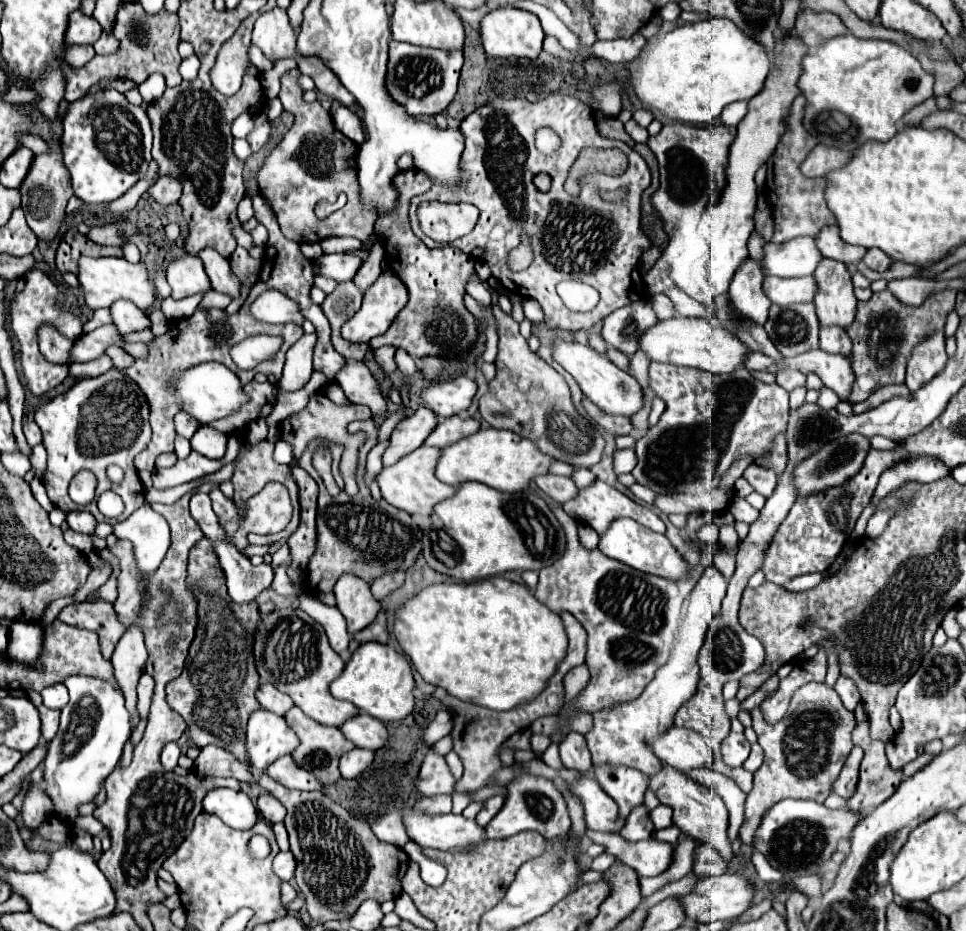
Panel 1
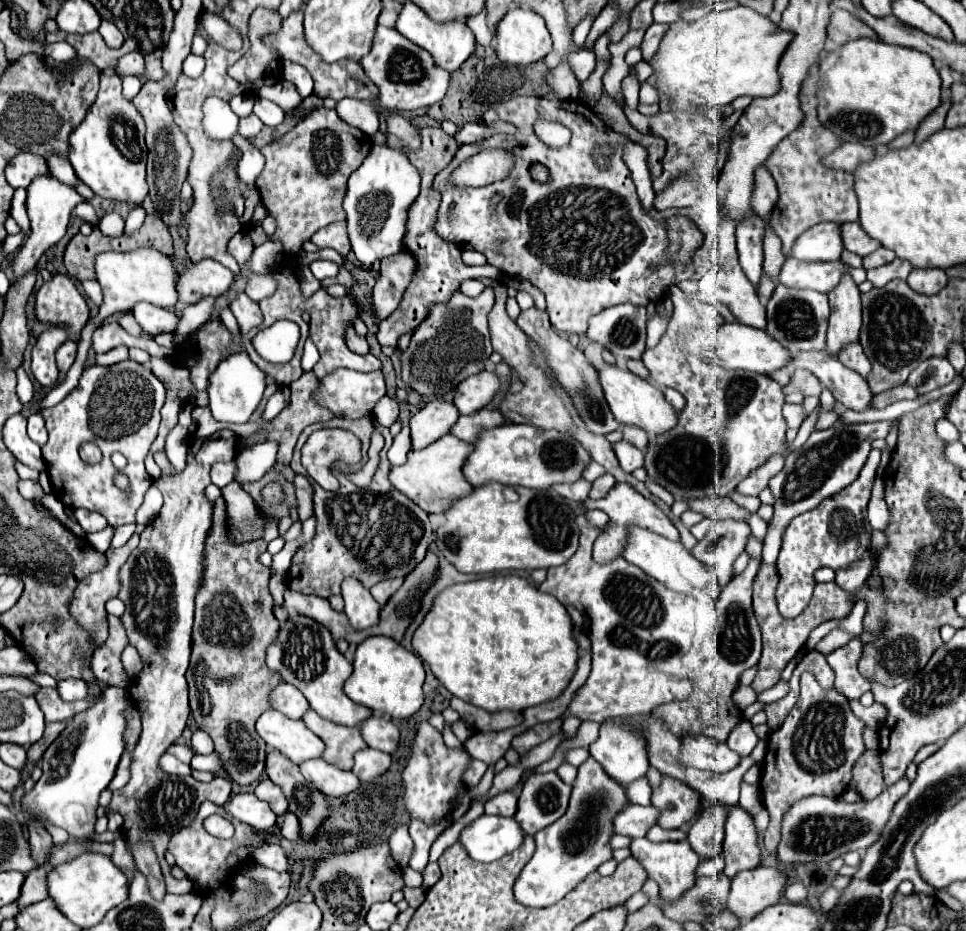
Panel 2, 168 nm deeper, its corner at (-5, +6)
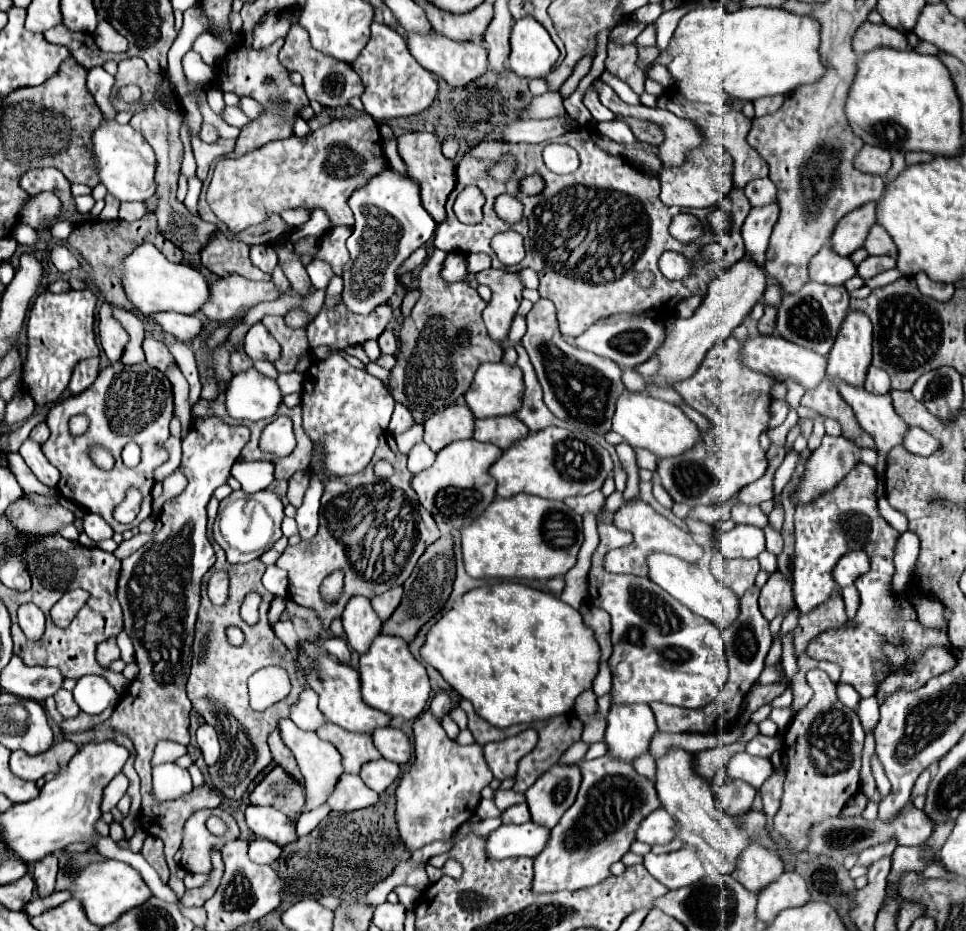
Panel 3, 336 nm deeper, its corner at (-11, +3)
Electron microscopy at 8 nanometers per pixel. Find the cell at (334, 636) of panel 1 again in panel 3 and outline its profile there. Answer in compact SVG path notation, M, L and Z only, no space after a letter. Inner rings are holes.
M341 637L329 639L329 641L327 641L327 651L329 651L333 657L337 657L339 661L343 661L343 663L349 663L349 659L351 659L351 651L349 651L349 647L347 647L347 641L341 639Z

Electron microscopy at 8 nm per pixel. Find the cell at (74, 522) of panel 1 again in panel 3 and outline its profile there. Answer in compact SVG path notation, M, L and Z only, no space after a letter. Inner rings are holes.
M85 513L83 529L93 541L101 541L101 539L111 539L113 537L113 529L97 513Z

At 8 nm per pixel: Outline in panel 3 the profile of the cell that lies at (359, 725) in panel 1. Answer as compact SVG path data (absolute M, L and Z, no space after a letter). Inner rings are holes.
M379 727L373 731L373 743L385 759L397 765L407 763L411 757L411 743L401 729Z

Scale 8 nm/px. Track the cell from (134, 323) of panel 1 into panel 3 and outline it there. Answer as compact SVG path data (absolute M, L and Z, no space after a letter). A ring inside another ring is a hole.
M153 313L151 319L169 335L179 341L191 341L195 335L201 333L201 321L193 315L181 313Z

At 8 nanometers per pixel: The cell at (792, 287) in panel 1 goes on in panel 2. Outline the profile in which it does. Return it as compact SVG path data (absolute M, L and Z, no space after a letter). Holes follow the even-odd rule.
M787 258L779 274L779 282L791 288L811 288L817 292L831 292L845 272L841 260L835 262L803 262Z

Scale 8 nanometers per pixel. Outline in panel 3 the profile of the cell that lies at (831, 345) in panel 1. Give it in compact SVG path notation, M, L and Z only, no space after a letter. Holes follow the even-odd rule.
M869 365L869 371L865 375L865 389L871 393L889 393L889 375L887 371L881 371L873 365Z

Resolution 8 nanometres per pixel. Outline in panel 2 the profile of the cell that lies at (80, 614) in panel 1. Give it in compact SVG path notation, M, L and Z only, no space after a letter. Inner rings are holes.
M107 616L109 622L109 636L101 644L101 648L95 648L91 670L95 678L107 682L109 686L125 686L129 684L129 676L123 670L121 664L121 652L127 646L127 636L121 620L117 616Z

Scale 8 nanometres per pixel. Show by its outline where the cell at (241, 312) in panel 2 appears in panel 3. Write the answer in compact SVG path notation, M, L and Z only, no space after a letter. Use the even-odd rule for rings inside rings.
M257 321L245 337L245 353L251 359L267 359L267 361L275 361L279 357L279 343L269 335L269 331L265 329L265 325L261 321Z

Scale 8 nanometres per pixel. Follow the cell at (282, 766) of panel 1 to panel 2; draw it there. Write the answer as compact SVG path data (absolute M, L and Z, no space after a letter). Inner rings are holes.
M309 760L301 766L301 774L313 784L315 790L327 798L341 798L359 790L361 780L353 772L345 772L327 764L325 760Z

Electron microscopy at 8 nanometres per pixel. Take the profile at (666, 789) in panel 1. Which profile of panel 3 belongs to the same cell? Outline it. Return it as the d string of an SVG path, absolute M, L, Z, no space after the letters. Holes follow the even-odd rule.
M749 843L737 859L733 877L749 891L759 893L765 885L775 881L783 873L783 861L779 855L761 847L759 843Z

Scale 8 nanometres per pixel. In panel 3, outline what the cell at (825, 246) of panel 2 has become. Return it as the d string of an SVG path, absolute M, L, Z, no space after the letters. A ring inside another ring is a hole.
M867 203L855 211L851 211L837 223L827 245L837 255L849 257L853 251L863 247L863 241L873 223L875 223L875 203Z

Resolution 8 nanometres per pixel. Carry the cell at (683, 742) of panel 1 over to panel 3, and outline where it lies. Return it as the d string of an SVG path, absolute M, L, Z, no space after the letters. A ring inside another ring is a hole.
M745 751L733 753L725 767L727 767L729 777L743 779L749 785L753 785L755 789L759 789L763 785L763 781L773 773L773 765L771 765L769 759L753 757L753 755L745 753Z

